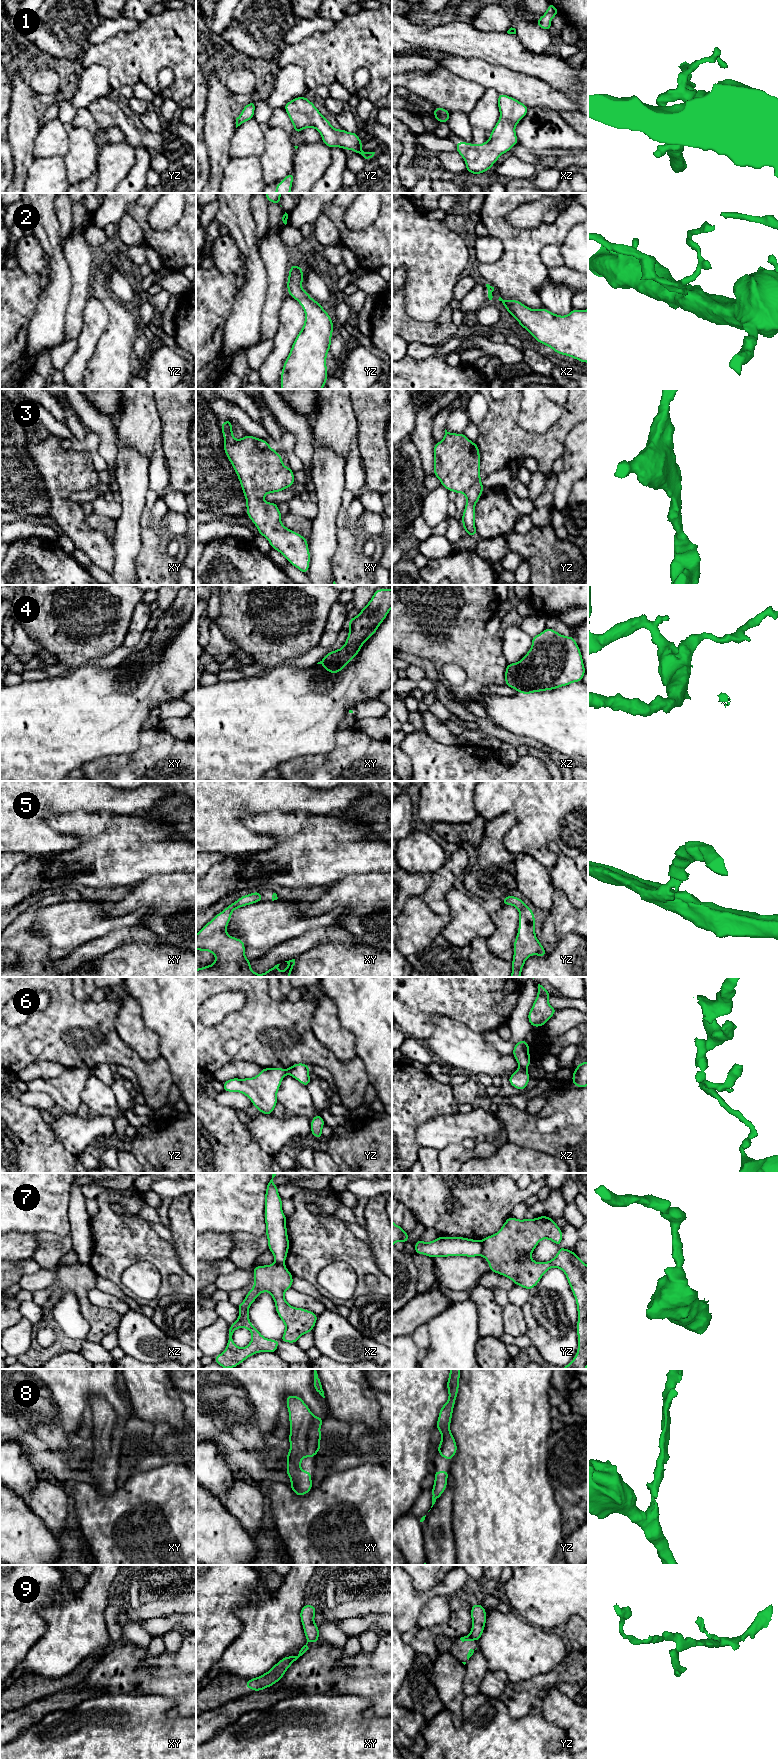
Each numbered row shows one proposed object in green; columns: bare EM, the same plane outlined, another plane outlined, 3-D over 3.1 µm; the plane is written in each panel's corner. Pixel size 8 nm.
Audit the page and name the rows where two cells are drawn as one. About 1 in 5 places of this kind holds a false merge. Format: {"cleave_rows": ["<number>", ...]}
{"cleave_rows": ["4", "6", "7", "9"]}

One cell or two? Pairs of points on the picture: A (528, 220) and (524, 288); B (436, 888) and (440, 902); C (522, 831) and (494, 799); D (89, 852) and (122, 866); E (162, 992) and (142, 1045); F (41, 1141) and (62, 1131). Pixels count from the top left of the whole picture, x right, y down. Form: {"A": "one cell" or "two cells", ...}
{"A": "two cells", "B": "one cell", "C": "one cell", "D": "one cell", "E": "two cells", "F": "two cells"}

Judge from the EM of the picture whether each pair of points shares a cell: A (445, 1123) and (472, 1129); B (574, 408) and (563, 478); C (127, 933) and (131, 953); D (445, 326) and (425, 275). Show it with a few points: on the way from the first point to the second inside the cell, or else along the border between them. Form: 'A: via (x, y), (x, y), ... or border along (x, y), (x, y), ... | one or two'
A: via (452, 1127), (465, 1127) | one
B: border along (577, 423), (566, 437), (563, 453) | two
C: border along (152, 945), (125, 943), (108, 952) | two
D: border along (448, 304), (433, 319), (418, 321) | two

